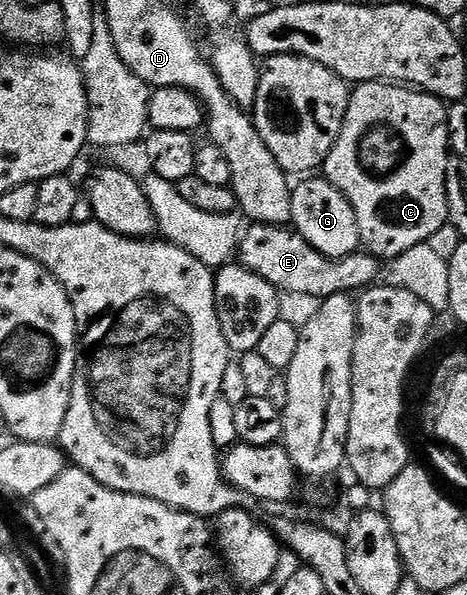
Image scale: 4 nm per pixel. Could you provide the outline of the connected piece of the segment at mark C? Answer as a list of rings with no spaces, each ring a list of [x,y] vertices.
[[[366,82],[358,84],[351,92],[349,109],[339,134],[339,140],[327,154],[327,161],[321,171],[328,181],[351,202],[353,213],[357,217],[359,238],[362,246],[380,261],[390,261],[404,255],[409,249],[422,247],[444,226],[448,226],[447,218],[447,164],[449,162],[449,144],[447,142],[447,109],[448,104],[429,92],[408,85],[396,85],[394,82]]]

